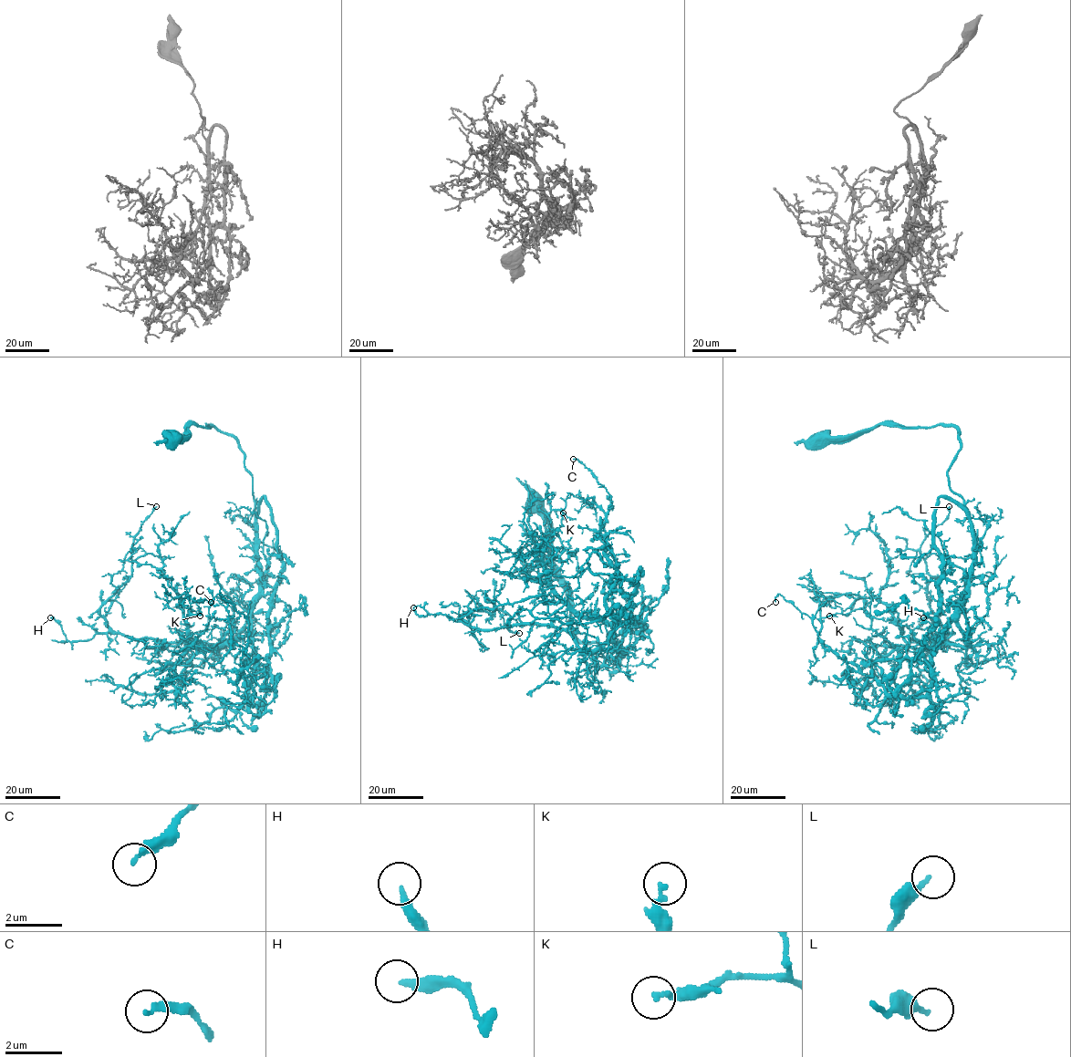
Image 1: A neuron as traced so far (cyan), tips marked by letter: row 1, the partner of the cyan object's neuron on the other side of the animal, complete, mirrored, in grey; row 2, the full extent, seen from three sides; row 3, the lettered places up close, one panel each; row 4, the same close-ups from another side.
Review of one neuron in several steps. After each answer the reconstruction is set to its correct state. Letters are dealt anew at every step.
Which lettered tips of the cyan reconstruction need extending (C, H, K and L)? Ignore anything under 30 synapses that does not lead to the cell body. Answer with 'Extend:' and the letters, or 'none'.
Extend: none

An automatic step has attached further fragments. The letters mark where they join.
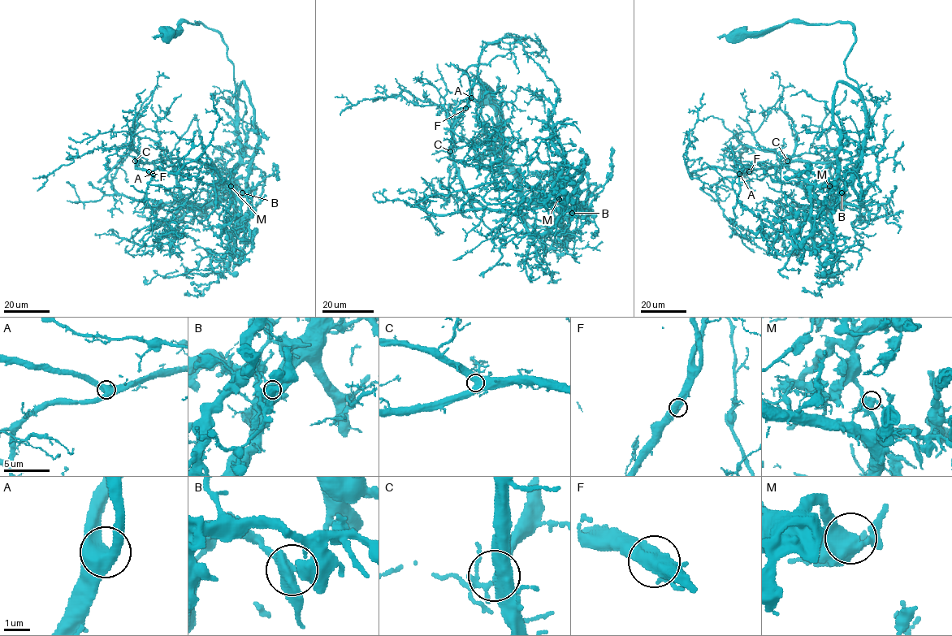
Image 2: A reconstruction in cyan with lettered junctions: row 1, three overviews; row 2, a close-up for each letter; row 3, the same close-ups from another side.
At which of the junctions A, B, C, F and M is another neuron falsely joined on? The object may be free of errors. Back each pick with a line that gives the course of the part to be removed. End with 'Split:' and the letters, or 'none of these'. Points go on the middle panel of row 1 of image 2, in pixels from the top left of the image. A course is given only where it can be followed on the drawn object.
B: foreign part runs (573, 212), (550, 183), (526, 205), (486, 209), (452, 157), (482, 49), (530, 37), (545, 49), (535, 56)
Split: B

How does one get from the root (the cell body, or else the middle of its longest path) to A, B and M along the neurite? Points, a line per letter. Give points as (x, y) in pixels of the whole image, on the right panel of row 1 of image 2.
A: (736, 34), (849, 22), (845, 72), (866, 120), (862, 165), (838, 196), (815, 180), (839, 159), (739, 174)
B: (736, 34), (787, 22), (853, 26), (845, 72), (863, 96), (866, 137), (862, 165), (841, 192)
M: (736, 34), (787, 22), (853, 26), (845, 72), (863, 96), (865, 144), (862, 165), (841, 195), (829, 186)

